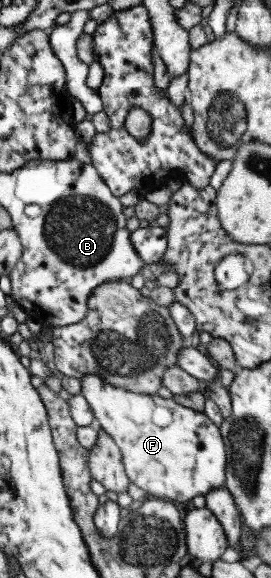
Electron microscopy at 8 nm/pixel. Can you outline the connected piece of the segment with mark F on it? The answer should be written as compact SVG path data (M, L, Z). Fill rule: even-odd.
M85 374L79 379L80 394L84 397L88 406L91 408L92 417L95 420L95 425L101 428L111 439L117 444L119 448L124 472L130 484L139 487L140 490L145 492L148 497L170 501L176 505L182 505L190 501L195 496L205 496L207 492L212 489L224 486L224 473L225 473L225 446L223 438L221 437L218 425L215 425L203 412L192 410L191 408L179 405L173 398L163 398L158 394L140 394L132 391L124 390L120 387L112 386L110 383L104 382L103 379L98 378L95 374Z

